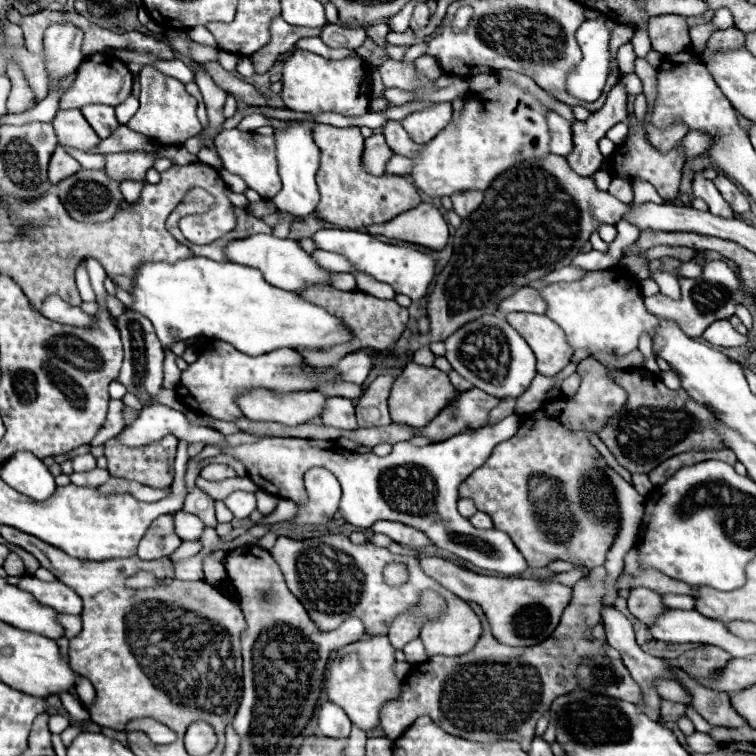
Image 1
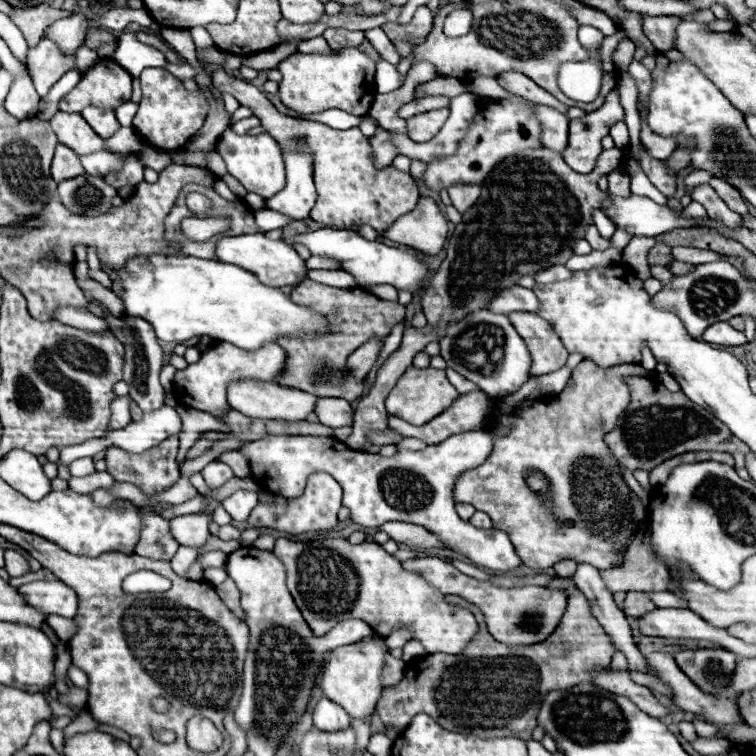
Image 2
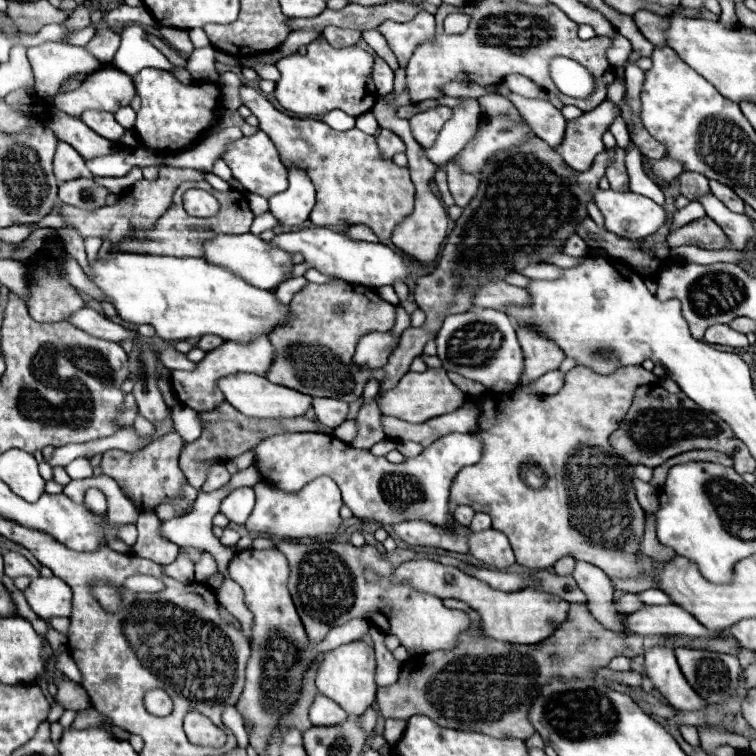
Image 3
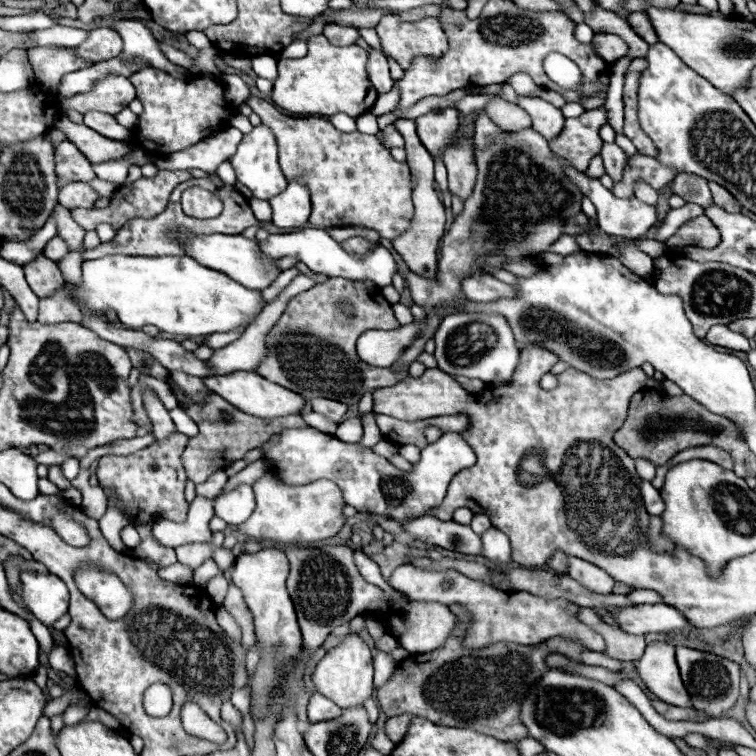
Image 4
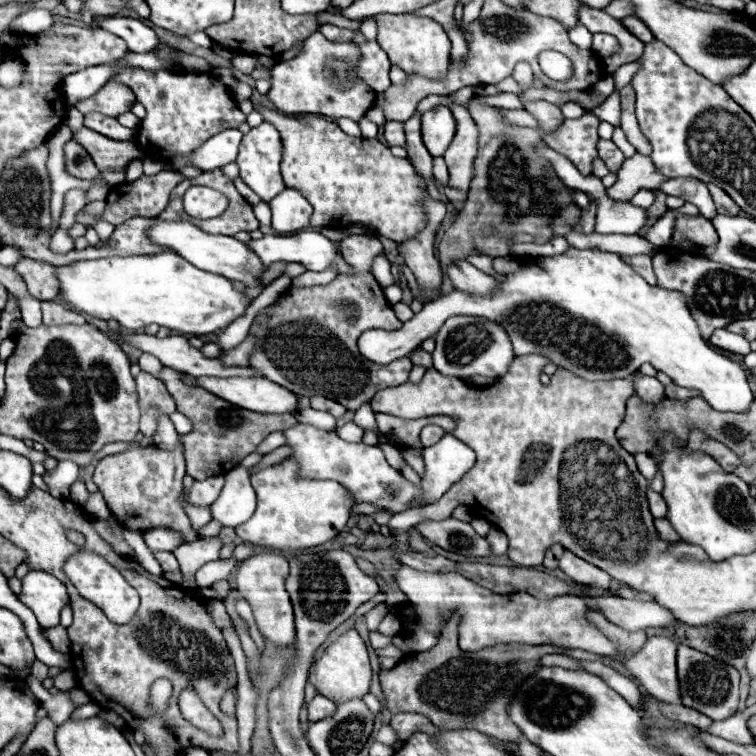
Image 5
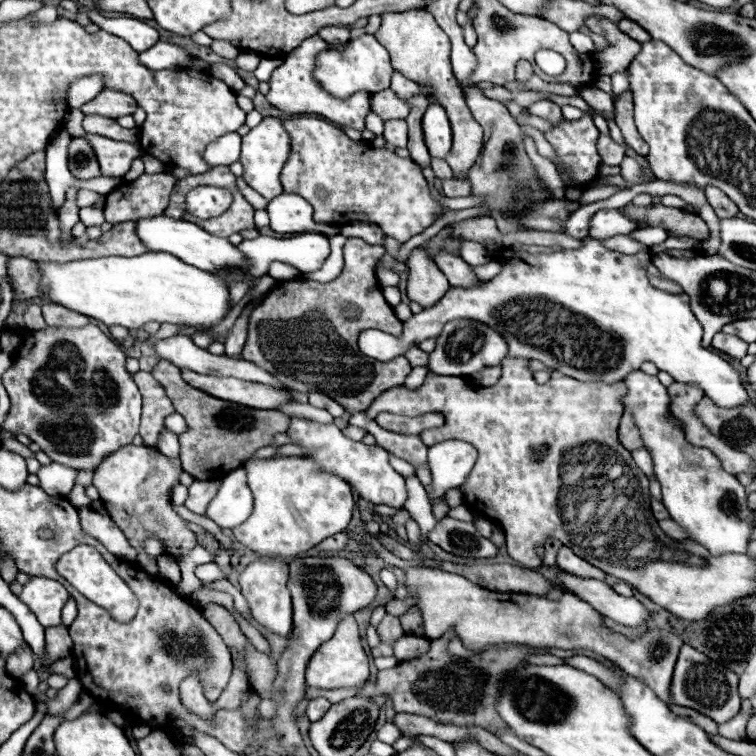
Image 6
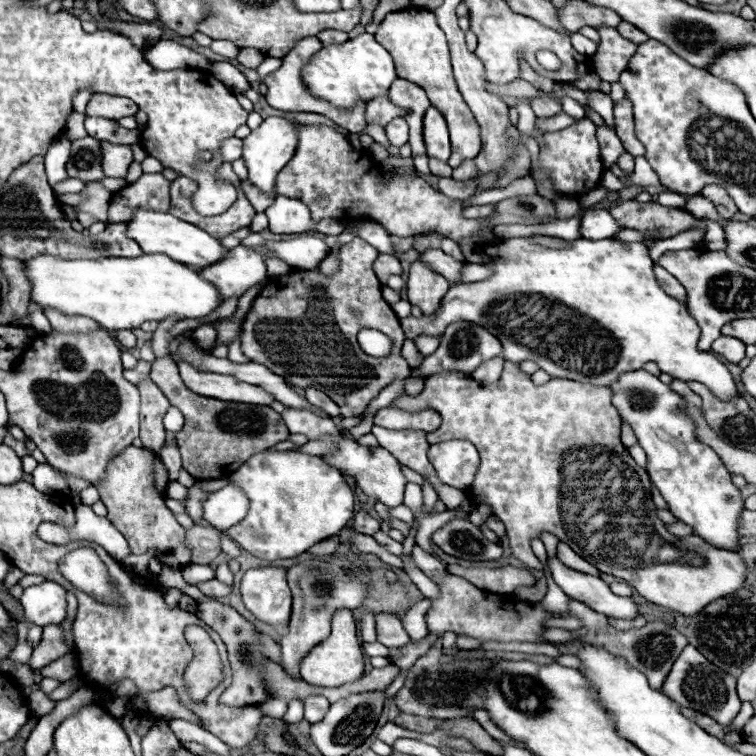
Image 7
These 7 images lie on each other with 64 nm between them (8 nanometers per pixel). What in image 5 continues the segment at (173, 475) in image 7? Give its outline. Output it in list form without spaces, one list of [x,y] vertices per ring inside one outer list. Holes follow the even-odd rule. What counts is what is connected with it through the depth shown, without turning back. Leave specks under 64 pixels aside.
[[[168,414],[158,416],[158,430],[154,434],[154,444],[160,448],[174,448],[178,442],[178,432],[174,424],[170,422]]]

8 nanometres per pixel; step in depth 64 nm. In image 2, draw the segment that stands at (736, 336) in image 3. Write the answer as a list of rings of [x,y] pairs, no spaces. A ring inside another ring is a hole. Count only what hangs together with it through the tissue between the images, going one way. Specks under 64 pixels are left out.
[[[716,322],[706,328],[702,334],[702,340],[712,342],[712,344],[722,344],[722,346],[742,346],[746,344],[746,336],[738,330],[734,330],[728,322]]]

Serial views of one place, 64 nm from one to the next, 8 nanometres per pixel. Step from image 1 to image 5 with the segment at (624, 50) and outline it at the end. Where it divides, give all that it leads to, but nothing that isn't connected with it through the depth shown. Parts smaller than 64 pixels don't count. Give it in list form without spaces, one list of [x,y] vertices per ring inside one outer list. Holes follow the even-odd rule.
[[[594,34],[594,42],[592,42],[592,50],[598,52],[600,56],[602,54],[616,54],[620,52],[620,44],[614,36],[608,36],[608,34]]]

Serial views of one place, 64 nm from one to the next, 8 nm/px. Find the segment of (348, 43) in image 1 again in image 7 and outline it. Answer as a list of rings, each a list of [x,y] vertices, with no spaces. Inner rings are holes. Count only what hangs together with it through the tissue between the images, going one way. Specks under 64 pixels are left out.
[[[322,30],[316,34],[318,40],[326,46],[326,44],[342,44],[348,40],[348,34],[346,32],[340,32],[340,30]]]

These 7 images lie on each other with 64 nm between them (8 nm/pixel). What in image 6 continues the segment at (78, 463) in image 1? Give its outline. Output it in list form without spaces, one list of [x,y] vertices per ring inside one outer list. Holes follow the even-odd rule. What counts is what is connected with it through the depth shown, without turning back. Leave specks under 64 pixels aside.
[[[50,464],[42,466],[38,472],[40,478],[40,488],[50,494],[50,496],[68,496],[68,492],[74,486],[76,480],[76,470],[64,466],[64,464]]]

